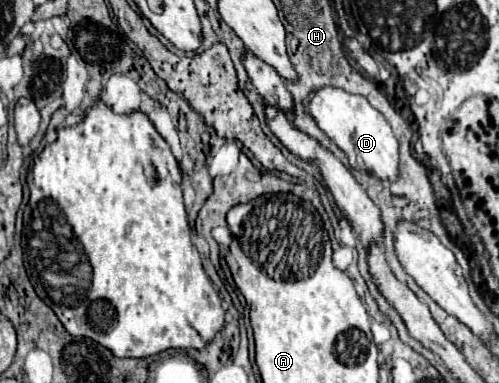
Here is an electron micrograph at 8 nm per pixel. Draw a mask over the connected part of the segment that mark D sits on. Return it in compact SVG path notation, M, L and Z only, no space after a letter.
M323 87L309 95L307 109L315 117L317 125L327 133L327 137L333 139L339 149L343 149L353 169L365 171L383 181L397 181L397 177L401 175L399 143L385 117L375 107L371 107L365 97L351 95L335 87Z

